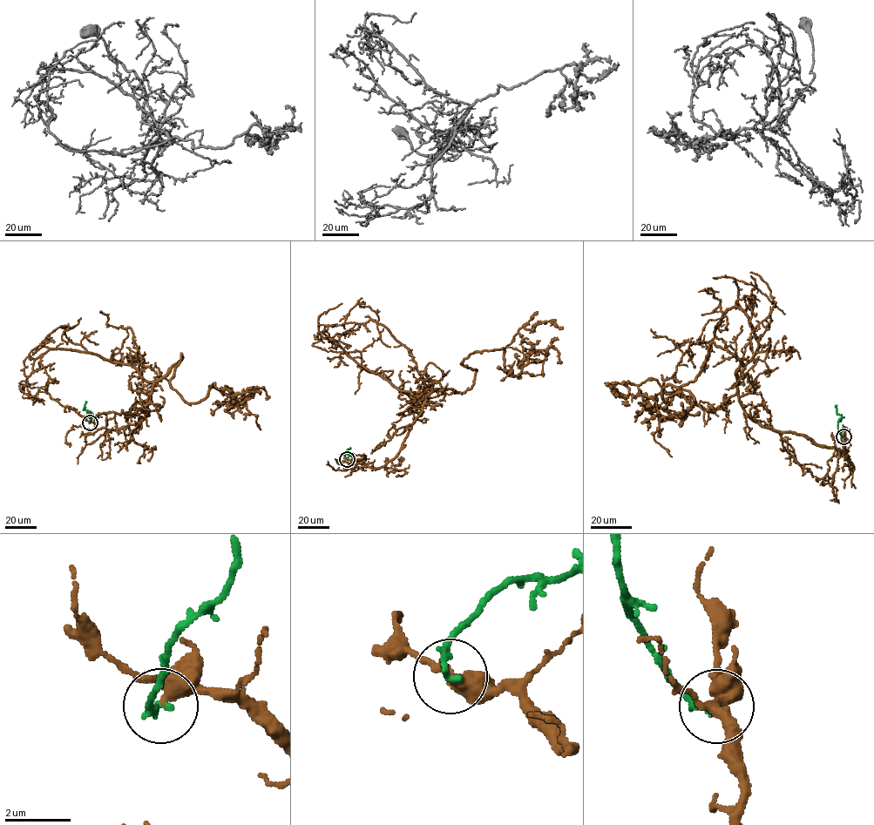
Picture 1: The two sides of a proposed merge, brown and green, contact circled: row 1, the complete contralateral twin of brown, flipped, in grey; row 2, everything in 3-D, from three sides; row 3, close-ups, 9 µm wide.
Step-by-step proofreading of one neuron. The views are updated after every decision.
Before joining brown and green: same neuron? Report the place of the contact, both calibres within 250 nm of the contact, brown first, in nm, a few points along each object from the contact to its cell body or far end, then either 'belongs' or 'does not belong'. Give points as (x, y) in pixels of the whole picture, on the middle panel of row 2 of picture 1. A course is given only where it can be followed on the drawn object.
place (347, 459); calibres 320 and 240 nm; course brown (347, 459), (393, 459), (430, 392), (470, 388), (476, 351), (503, 348), (517, 376), (531, 350), (557, 361); course green (347, 459), (354, 454), (346, 454), (349, 449); belongs

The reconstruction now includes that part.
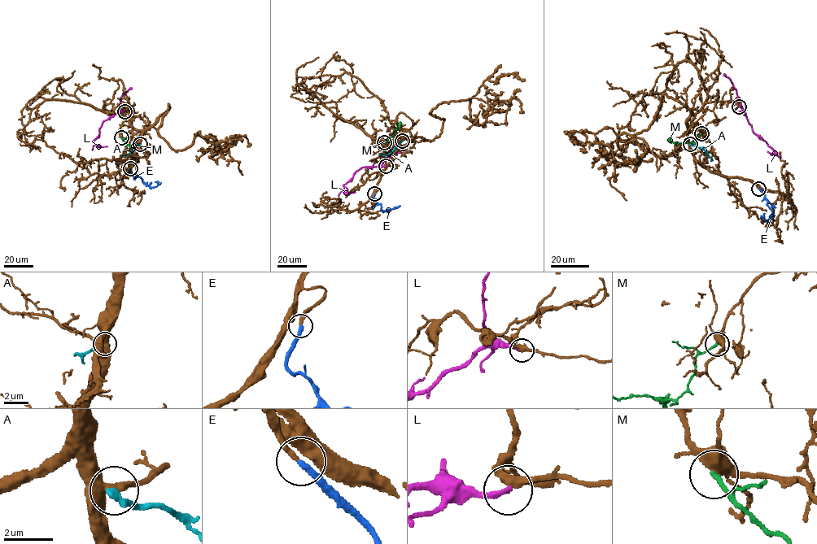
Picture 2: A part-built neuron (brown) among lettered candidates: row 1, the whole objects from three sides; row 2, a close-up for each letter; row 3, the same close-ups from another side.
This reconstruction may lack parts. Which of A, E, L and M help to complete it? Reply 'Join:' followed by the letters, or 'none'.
Join: E

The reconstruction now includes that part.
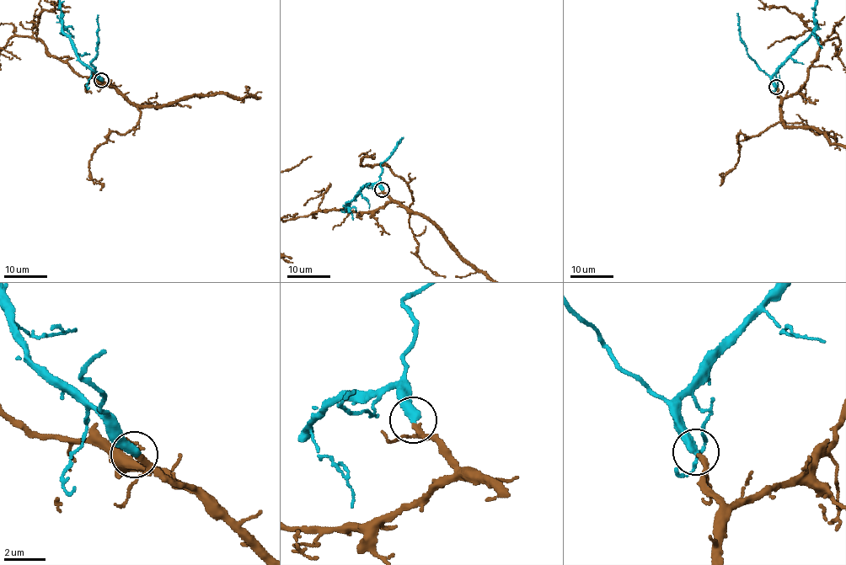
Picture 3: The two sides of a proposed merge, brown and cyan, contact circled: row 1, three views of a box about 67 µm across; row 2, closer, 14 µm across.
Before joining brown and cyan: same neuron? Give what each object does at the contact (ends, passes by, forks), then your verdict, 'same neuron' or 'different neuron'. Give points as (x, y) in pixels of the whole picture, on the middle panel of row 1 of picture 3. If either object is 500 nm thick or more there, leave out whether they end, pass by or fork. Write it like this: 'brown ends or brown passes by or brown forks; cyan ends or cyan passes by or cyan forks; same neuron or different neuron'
brown passes by; cyan ends; same neuron

